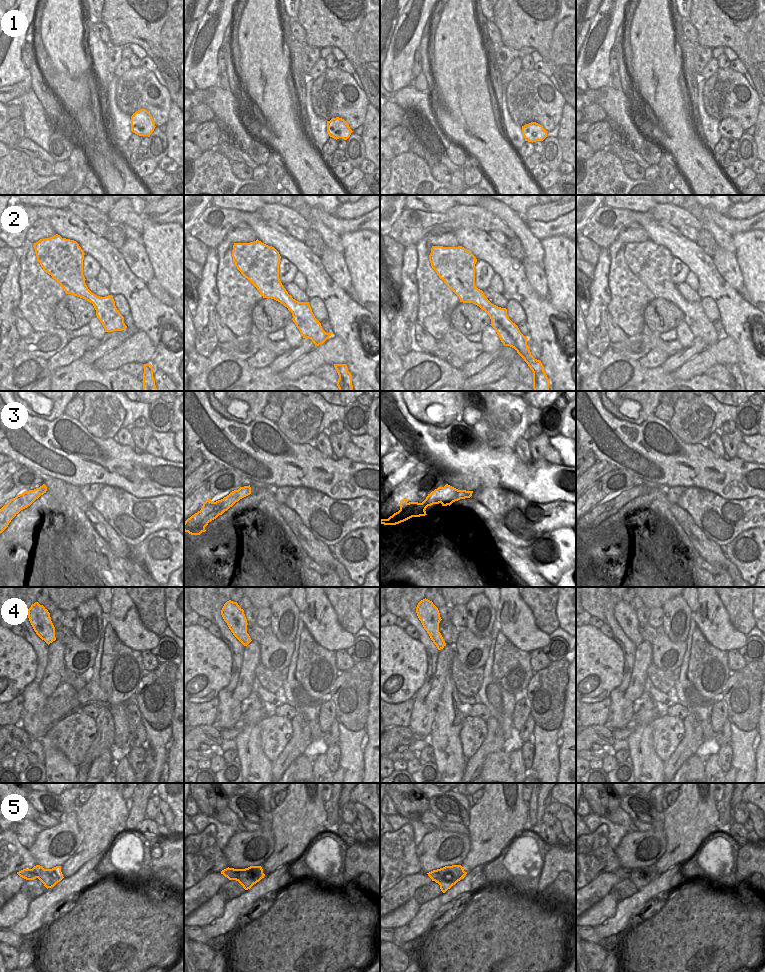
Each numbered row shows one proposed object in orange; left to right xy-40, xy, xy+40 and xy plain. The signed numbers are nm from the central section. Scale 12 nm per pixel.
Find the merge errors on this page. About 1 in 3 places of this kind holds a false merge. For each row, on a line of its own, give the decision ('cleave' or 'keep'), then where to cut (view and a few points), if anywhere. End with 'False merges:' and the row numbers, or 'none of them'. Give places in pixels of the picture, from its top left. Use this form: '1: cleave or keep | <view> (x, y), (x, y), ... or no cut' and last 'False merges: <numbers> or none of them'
1: keep | no cut
2: keep | no cut
3: keep | no cut
4: keep | no cut
5: cleave | xy+40 (433, 880), (439, 874), (448, 874), (446, 882), (451, 886)
False merges: 5

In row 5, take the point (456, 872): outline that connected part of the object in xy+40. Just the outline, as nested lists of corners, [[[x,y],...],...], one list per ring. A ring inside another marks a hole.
[[[452,865],[445,866],[438,870],[433,870],[427,874],[432,879],[432,881],[434,881],[439,874],[441,874],[442,876],[445,874],[449,874],[450,876],[446,878],[446,882],[449,886],[452,887],[458,881],[460,881],[467,874],[467,872],[464,871],[461,865]]]

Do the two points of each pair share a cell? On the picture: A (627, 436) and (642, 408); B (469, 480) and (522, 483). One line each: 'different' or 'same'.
A: different
B: different

